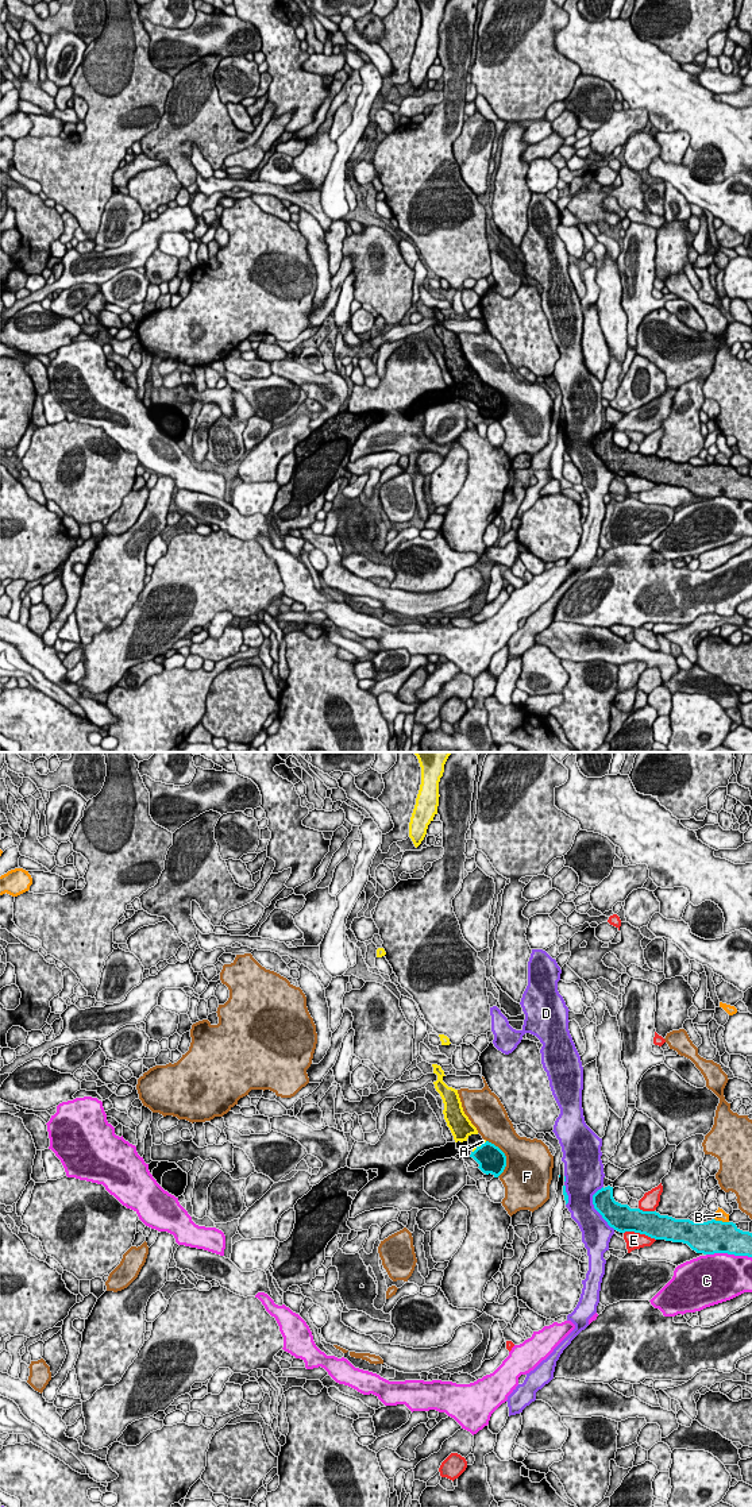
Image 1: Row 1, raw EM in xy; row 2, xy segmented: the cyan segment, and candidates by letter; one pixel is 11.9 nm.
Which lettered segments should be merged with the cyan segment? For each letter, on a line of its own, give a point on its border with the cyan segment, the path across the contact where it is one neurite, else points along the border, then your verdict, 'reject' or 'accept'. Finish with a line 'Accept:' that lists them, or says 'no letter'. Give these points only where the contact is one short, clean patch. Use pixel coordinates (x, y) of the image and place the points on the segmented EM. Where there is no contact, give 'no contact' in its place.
A: contact xy (481, 1145); way xy (492, 1160), (481, 1145), (482, 1141); accept
B: contact xy (721, 1221); reject
C: contact xy (729, 1253); reject
D: contact xy (594, 1207); reject
E: contact xy (640, 1233); reject
F: contact xy (505, 1156); reject
Accept: A

